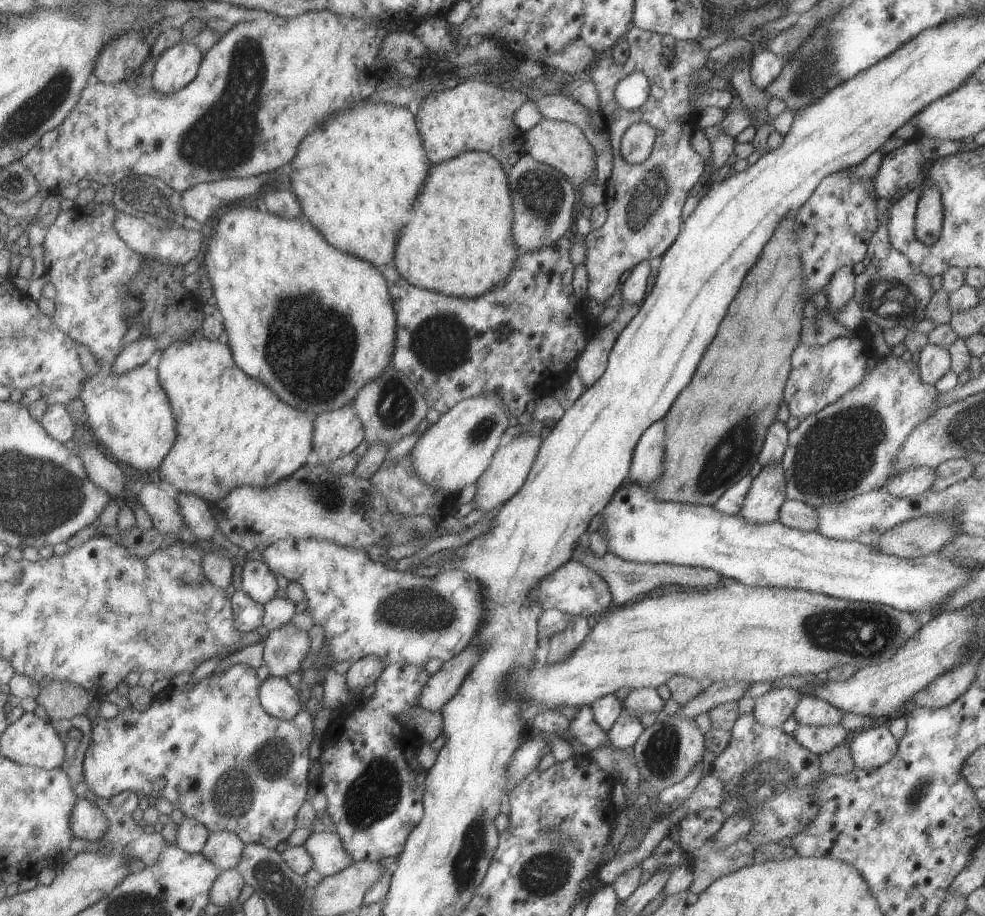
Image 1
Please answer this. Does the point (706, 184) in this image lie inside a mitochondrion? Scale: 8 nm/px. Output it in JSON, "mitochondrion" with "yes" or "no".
{"mitochondrion":"no"}

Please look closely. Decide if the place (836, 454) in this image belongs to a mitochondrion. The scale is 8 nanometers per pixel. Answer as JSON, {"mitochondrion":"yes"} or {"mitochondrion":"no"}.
{"mitochondrion":"yes"}

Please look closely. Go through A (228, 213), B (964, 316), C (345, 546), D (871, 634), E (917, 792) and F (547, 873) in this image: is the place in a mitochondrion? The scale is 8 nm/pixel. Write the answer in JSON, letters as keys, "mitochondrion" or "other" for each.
{"A":"other","B":"other","C":"other","D":"mitochondrion","E":"mitochondrion","F":"mitochondrion"}

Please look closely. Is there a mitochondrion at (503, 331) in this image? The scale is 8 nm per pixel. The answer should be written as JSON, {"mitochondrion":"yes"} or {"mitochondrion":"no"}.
{"mitochondrion":"no"}

